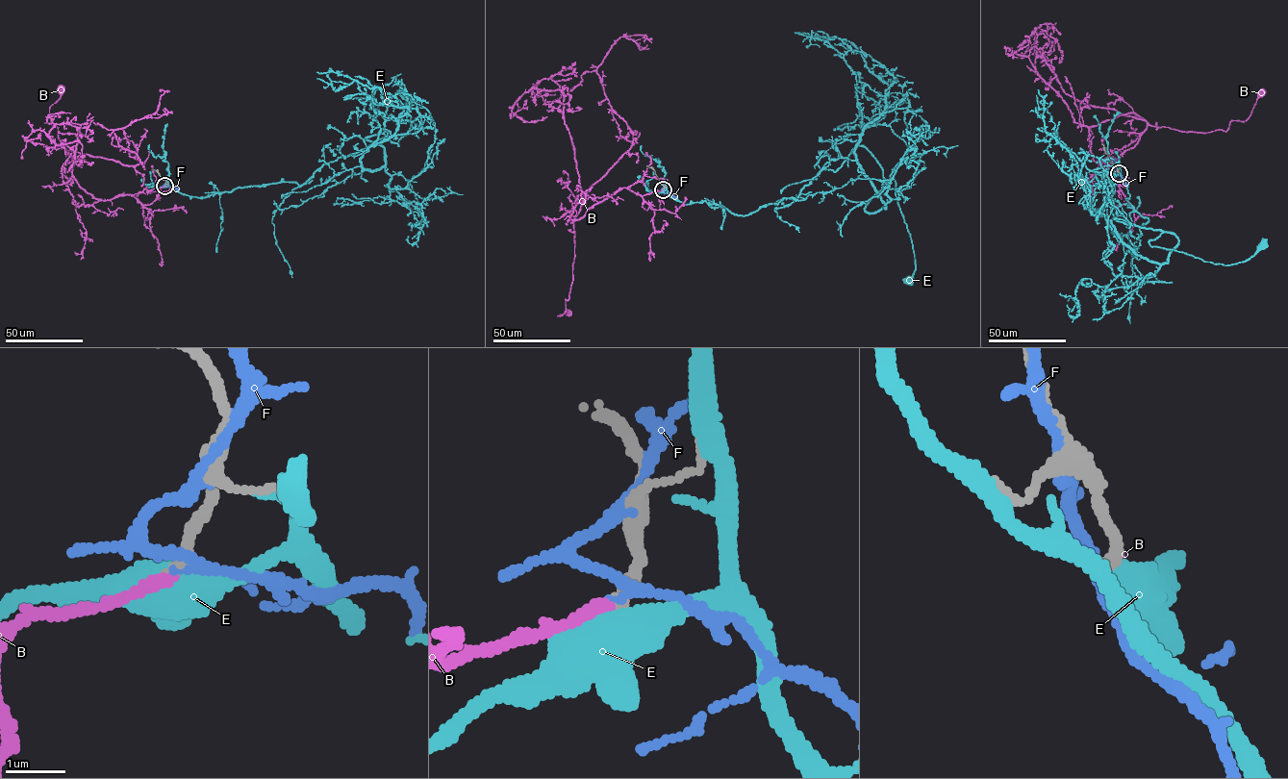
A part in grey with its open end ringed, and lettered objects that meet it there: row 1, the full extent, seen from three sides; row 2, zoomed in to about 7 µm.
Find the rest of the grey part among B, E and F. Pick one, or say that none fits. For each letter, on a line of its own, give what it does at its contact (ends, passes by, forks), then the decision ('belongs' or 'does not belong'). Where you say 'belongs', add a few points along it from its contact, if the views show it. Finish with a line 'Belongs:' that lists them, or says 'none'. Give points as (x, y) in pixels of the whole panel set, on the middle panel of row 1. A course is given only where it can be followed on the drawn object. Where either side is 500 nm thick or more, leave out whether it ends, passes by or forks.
B: it ends; belongs; course (663, 190), (643, 195), (619, 188), (573, 220), (572, 283), (566, 311), (558, 315), (568, 311)
E: it passes by; does not belong
F: it passes by; does not belong
Belongs: B

